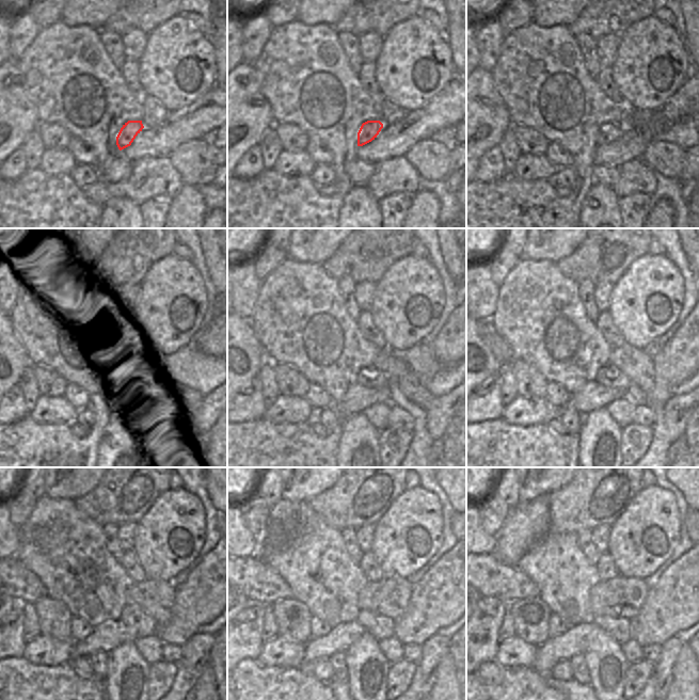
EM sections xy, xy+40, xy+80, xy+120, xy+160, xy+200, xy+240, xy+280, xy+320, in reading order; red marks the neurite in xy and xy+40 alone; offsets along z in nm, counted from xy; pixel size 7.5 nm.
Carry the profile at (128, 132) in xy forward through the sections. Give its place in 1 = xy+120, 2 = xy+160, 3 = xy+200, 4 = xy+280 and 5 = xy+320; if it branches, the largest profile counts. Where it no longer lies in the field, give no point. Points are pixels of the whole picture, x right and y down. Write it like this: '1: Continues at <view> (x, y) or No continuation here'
1: Continues at xy+120 (129, 374)
2: Continues at xy+160 (369, 376)
3: Continues at xy+200 (608, 376)
4: Continues at xy+280 (379, 626)
5: Continues at xy+320 (620, 629).

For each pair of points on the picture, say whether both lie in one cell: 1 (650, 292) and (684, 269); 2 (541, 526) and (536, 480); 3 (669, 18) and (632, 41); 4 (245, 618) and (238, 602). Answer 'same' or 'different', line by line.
1: different
2: different
3: different
4: different

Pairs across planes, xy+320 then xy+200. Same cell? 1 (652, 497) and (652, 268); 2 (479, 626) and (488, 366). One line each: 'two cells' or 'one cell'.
1: one cell
2: two cells

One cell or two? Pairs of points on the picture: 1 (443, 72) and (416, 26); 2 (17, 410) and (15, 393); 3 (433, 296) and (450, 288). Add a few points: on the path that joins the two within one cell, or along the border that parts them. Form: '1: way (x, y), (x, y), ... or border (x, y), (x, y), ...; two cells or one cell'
1: way (445, 60), (423, 37); one cell
2: way (15, 406), (15, 397); one cell
3: border (434, 268), (444, 288), (444, 306), (441, 315); two cells

